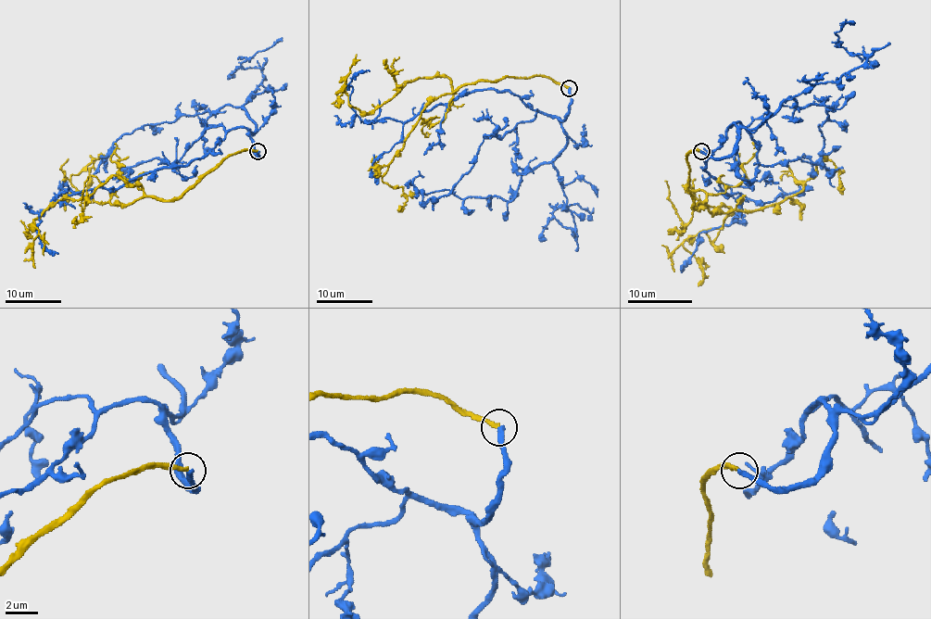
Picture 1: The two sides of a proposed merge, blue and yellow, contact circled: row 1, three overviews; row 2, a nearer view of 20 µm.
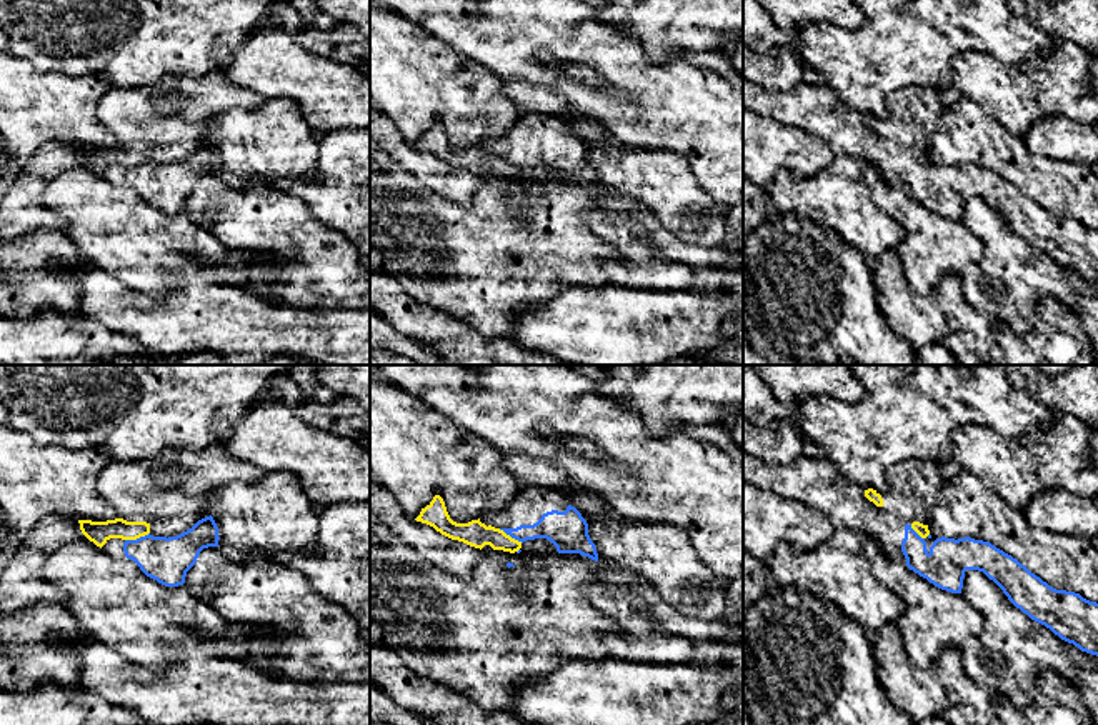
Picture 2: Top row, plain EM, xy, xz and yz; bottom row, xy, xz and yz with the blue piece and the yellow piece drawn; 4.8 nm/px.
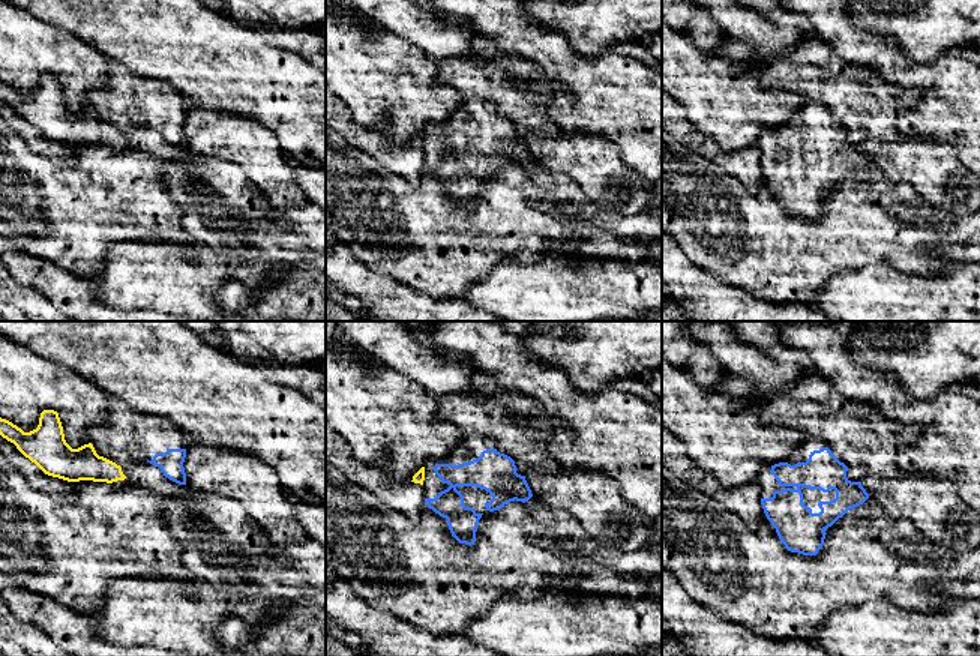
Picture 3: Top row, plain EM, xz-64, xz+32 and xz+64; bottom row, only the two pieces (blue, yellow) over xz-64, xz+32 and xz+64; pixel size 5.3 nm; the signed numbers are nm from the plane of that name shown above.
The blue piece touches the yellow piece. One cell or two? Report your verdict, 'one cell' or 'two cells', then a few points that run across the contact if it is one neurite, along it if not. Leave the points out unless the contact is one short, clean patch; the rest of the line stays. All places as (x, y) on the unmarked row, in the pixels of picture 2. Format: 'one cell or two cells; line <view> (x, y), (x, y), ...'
two cells; line xy (149, 159), (125, 167)

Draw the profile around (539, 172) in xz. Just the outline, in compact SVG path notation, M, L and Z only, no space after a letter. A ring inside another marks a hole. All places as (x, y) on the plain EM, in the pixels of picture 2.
M435 122L433 127L422 135L415 147L433 153L437 158L452 167L463 168L480 177L485 172L490 172L493 177L510 180L522 177L523 180L550 182L556 178L556 173L547 165L535 165L522 170L500 155L492 152L487 153L480 148L480 145L468 150L457 150L450 145L445 128L440 122Z

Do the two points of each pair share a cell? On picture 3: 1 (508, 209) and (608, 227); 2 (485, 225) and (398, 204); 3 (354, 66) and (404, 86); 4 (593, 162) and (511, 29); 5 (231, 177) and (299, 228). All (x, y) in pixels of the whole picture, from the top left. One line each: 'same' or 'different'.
1: same
2: same
3: same
4: different
5: same

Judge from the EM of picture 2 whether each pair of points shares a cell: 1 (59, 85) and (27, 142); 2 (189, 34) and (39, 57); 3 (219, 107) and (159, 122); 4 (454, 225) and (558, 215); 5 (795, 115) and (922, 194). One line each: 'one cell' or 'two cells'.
1: one cell
2: one cell
3: one cell
4: one cell
5: one cell

